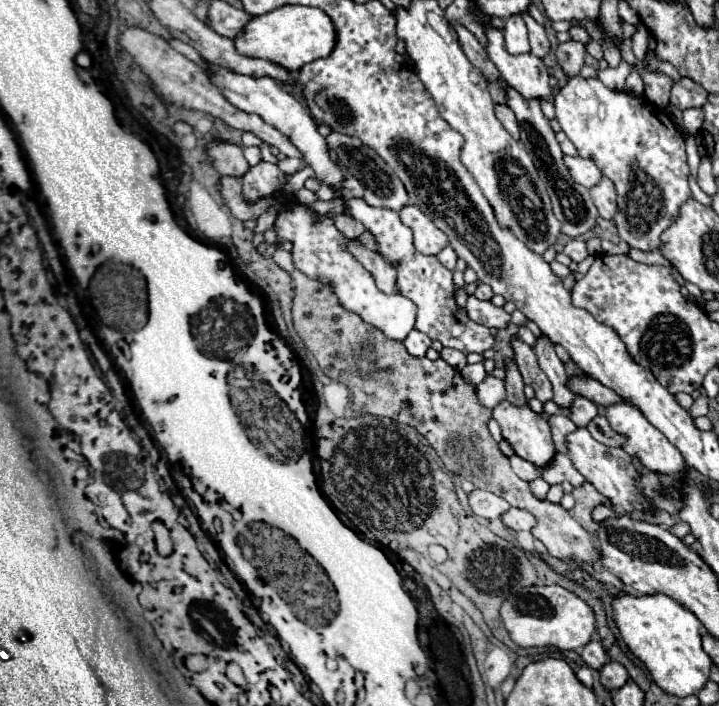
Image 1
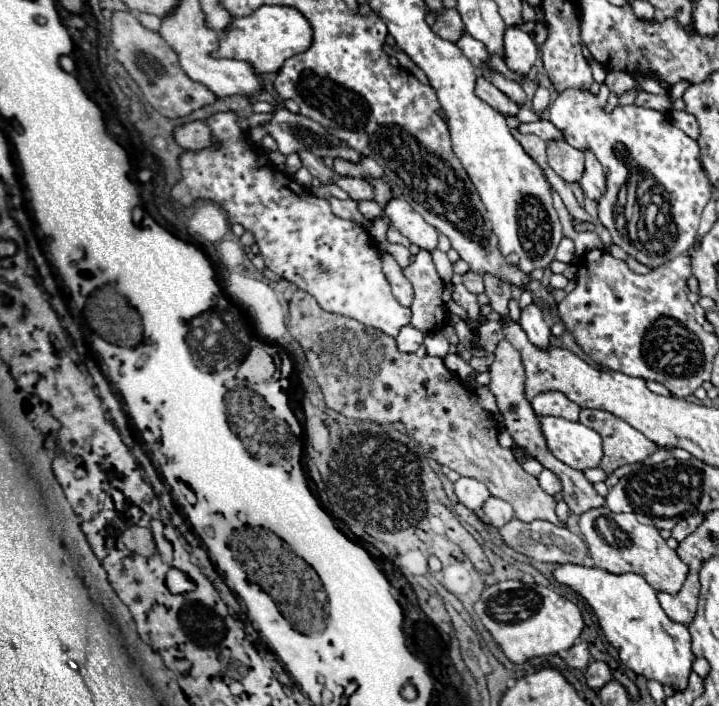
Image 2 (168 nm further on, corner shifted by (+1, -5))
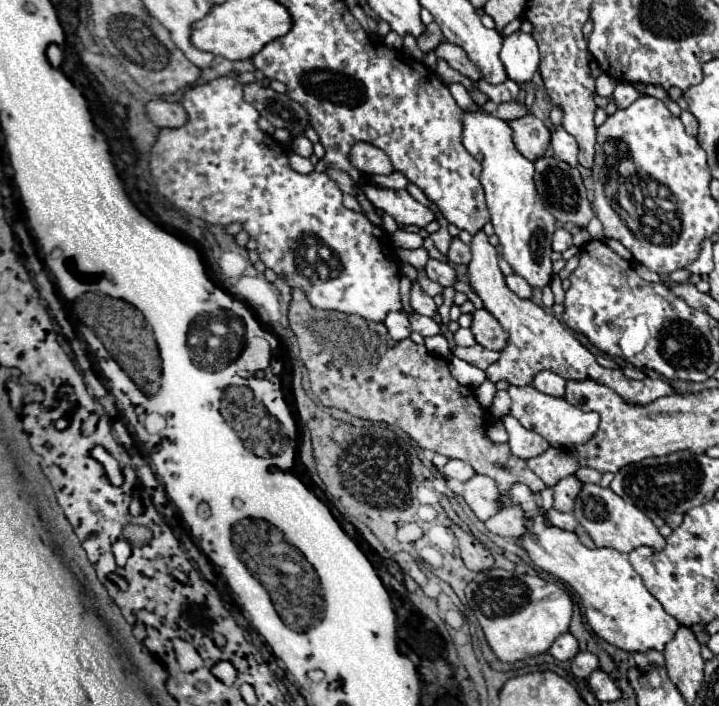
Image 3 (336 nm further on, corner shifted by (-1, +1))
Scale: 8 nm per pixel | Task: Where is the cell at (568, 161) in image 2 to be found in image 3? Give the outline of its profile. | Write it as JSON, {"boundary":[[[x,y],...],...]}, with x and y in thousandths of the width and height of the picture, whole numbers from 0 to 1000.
{"boundary":[[[775,181],[775,184],[769,187],[769,193],[766,193],[766,210],[769,210],[772,224],[789,229],[789,232],[797,235],[797,238],[805,232],[805,229],[803,229],[805,207],[803,207],[800,195],[797,195],[791,187],[786,187],[783,181]]]}

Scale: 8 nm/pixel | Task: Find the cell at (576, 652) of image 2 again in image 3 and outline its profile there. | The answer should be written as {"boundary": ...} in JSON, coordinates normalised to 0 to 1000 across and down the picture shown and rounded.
{"boundary":[[[791,895],[780,898],[780,904],[775,904],[764,918],[764,926],[772,929],[775,935],[794,935],[803,929],[803,924],[805,924],[805,909]]]}

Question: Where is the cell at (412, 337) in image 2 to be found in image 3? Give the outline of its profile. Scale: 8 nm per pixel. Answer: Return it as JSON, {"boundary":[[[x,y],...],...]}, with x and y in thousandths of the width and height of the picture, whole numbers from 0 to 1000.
{"boundary":[[[552,442],[552,445],[541,445],[541,450],[535,450],[535,462],[541,467],[541,476],[547,482],[563,482],[572,476],[572,456],[566,450],[563,442]]]}

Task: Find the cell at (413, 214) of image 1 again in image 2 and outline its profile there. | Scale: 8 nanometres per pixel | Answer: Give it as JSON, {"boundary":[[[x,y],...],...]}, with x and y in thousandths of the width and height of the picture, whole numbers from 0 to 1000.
{"boundary":[[[544,280],[535,289],[533,300],[541,309],[544,320],[549,326],[555,326],[561,334],[566,334],[574,346],[580,346],[583,351],[591,351],[597,357],[608,351],[611,329],[605,329],[605,323],[599,323],[599,317],[594,317],[588,312],[588,306],[583,306],[583,300],[577,300],[572,295],[572,289],[566,289],[566,283]]]}

